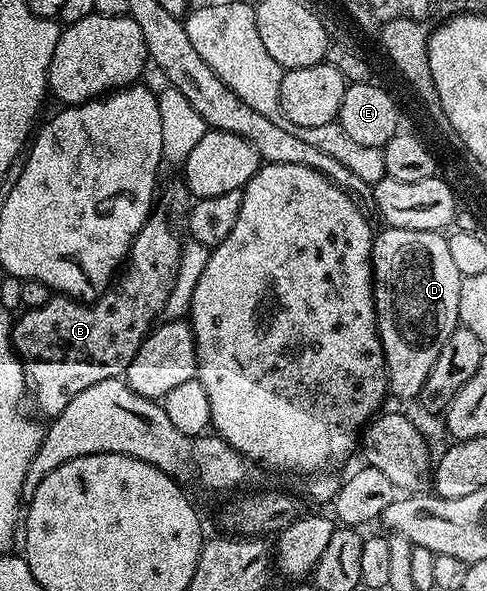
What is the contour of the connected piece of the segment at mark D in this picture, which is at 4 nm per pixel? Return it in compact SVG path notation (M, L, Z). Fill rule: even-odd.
M392 229L376 232L371 242L371 271L375 278L375 318L379 328L381 347L387 368L387 388L399 397L418 398L437 354L445 347L445 339L453 335L460 324L459 296L461 278L457 266L449 256L449 243L442 232L413 231L412 229Z

